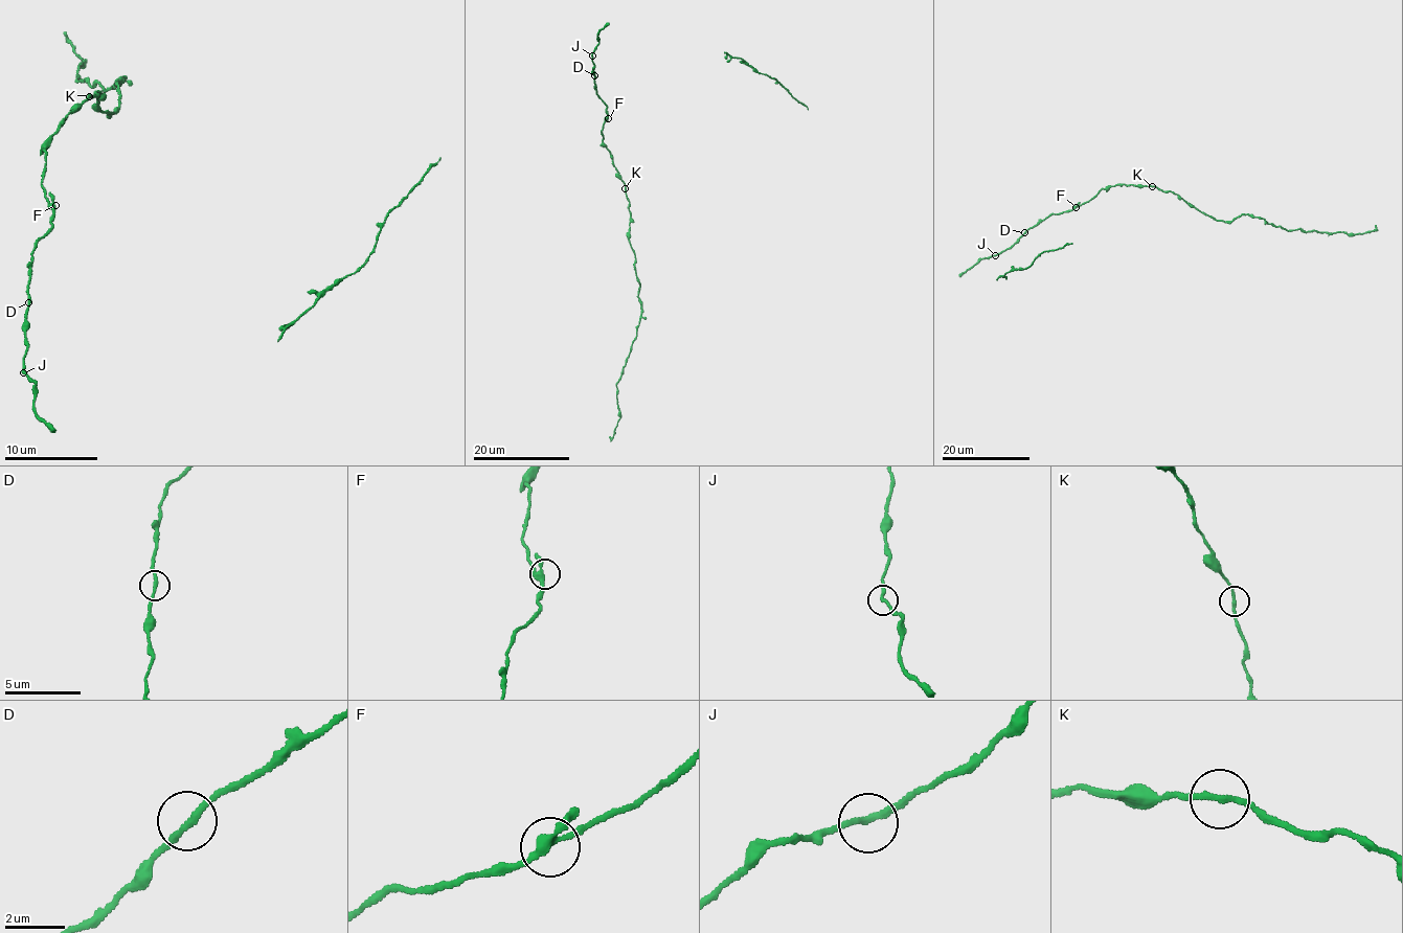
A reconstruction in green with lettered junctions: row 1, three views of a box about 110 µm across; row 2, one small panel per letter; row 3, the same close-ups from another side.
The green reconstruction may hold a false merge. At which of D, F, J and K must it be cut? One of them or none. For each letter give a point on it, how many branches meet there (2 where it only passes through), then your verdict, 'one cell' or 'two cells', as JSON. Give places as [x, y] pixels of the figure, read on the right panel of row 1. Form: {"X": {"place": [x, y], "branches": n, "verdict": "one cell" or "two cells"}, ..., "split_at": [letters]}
{"D": {"place": [1024, 232], "branches": 2, "verdict": "one cell"}, "F": {"place": [1076, 207], "branches": 3, "verdict": "one cell"}, "J": {"place": [995, 255], "branches": 2, "verdict": "one cell"}, "K": {"place": [1152, 186], "branches": 2, "verdict": "two cells"}, "split_at": ["K"]}

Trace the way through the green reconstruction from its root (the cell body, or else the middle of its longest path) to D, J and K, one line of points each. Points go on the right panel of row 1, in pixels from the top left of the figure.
D: (1075, 207), (1040, 220), (1024, 232)
J: (1075, 207), (1040, 220), (995, 255)
K: (1075, 207), (1088, 202), (1101, 189), (1124, 184), (1152, 186)

